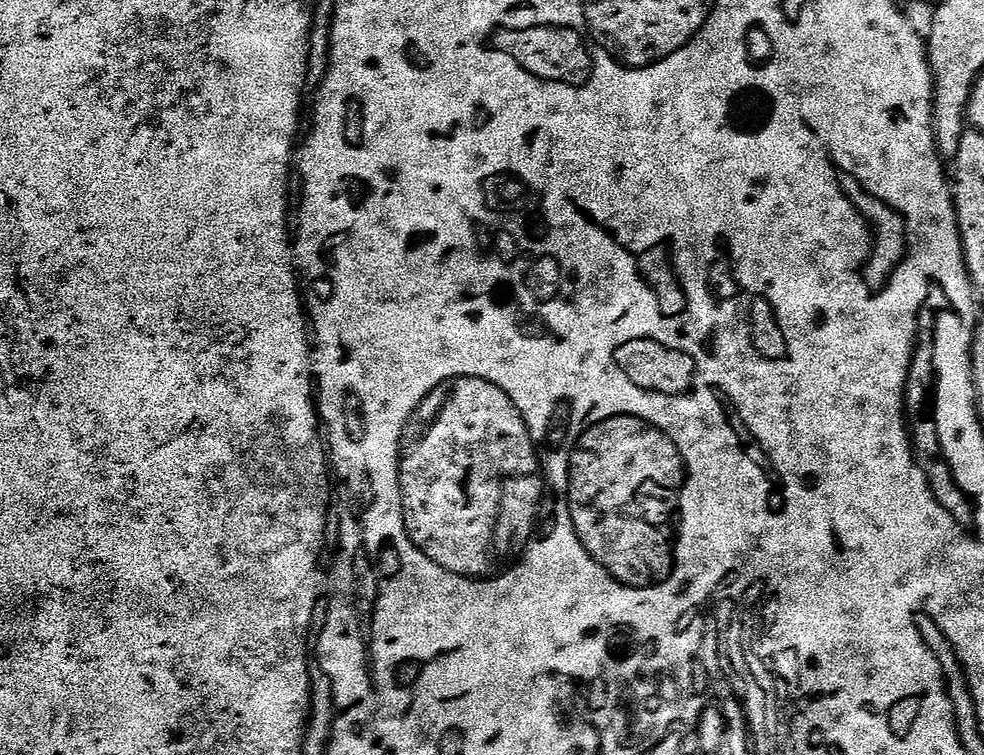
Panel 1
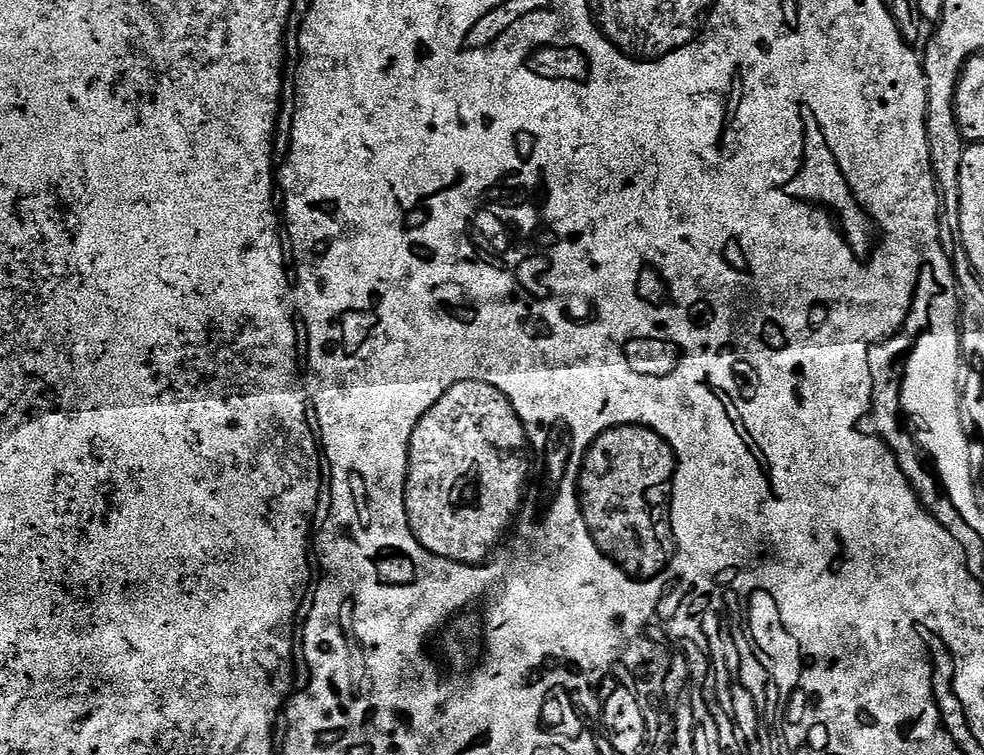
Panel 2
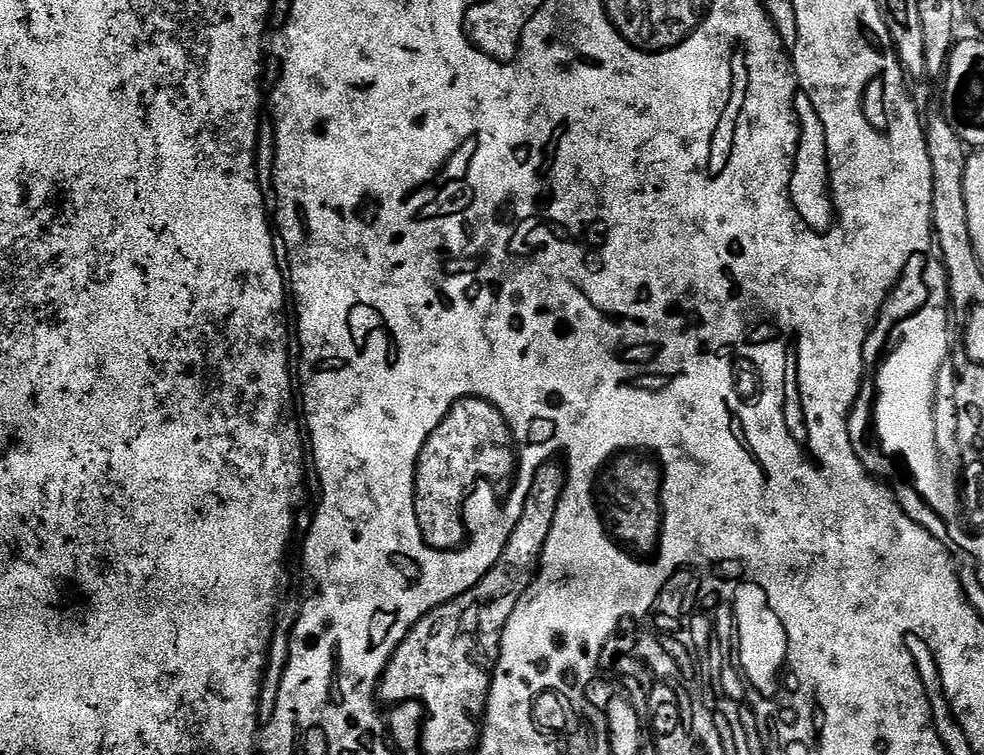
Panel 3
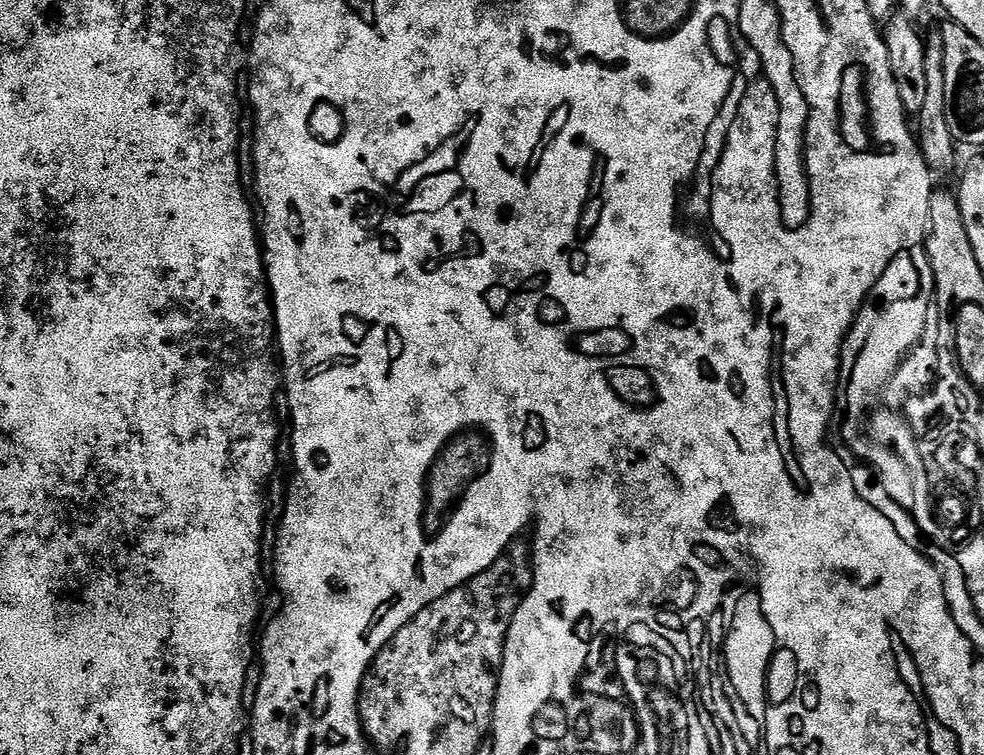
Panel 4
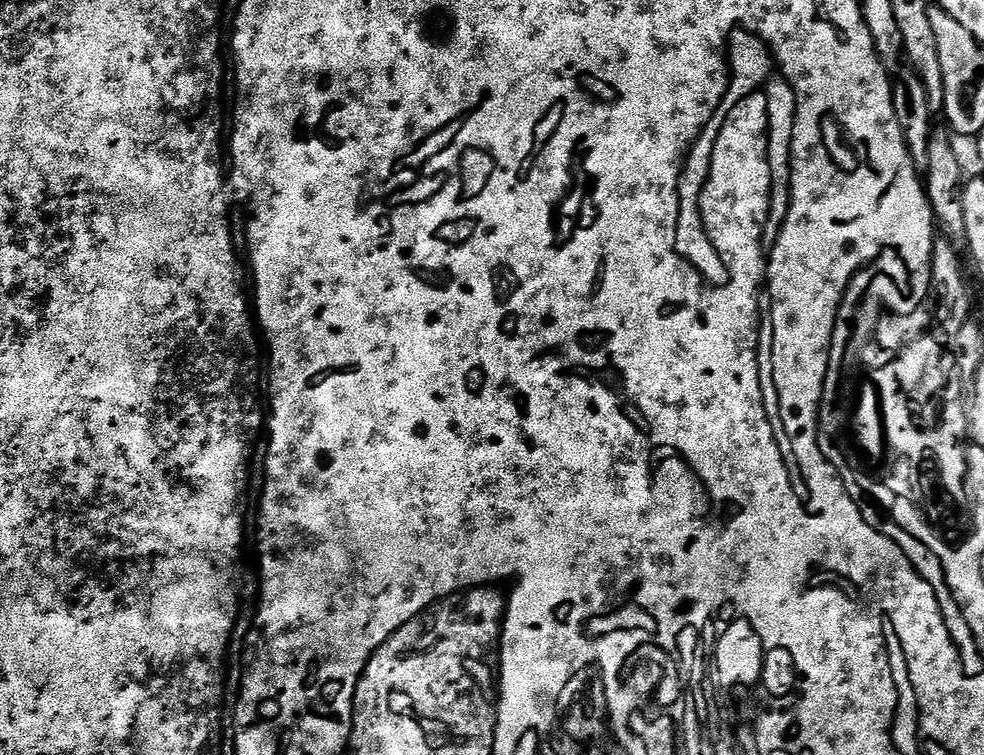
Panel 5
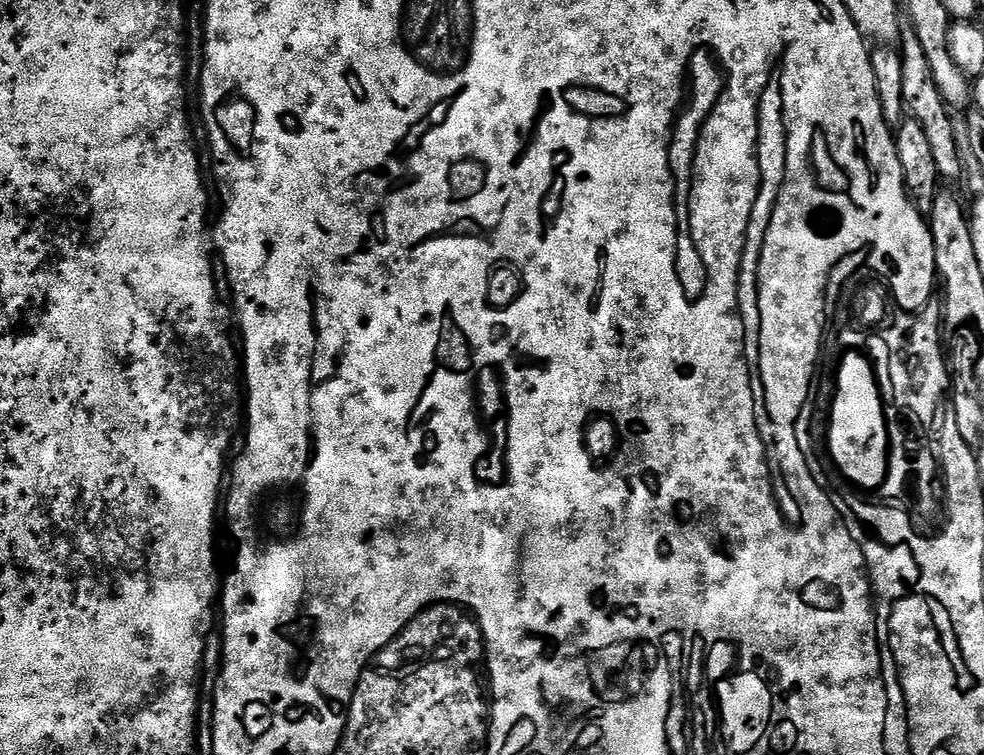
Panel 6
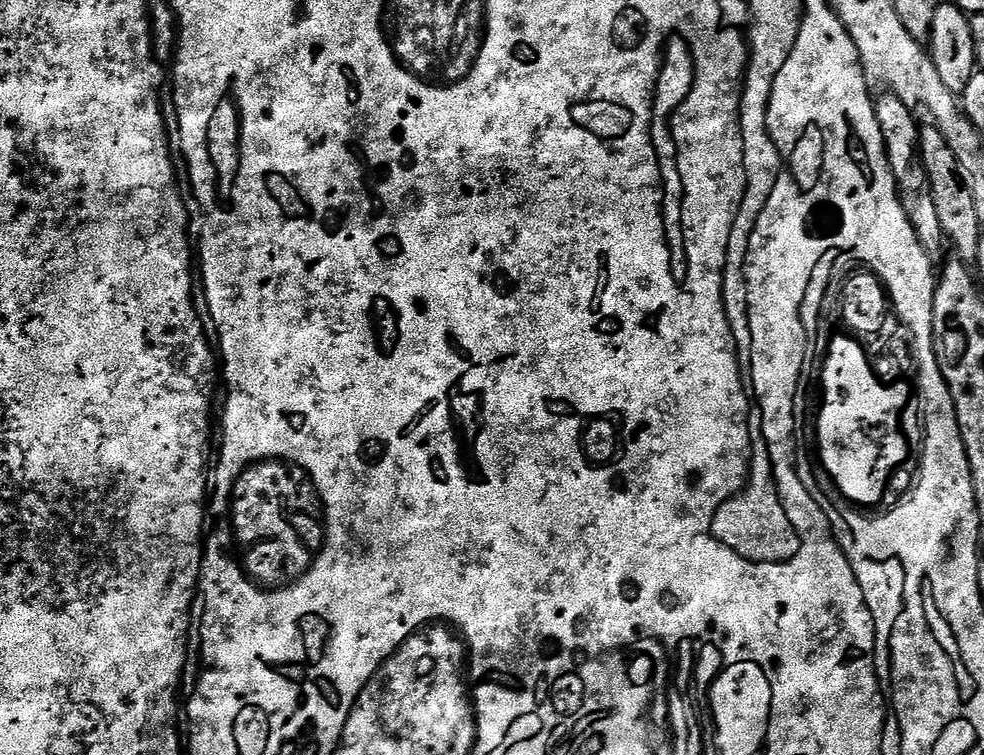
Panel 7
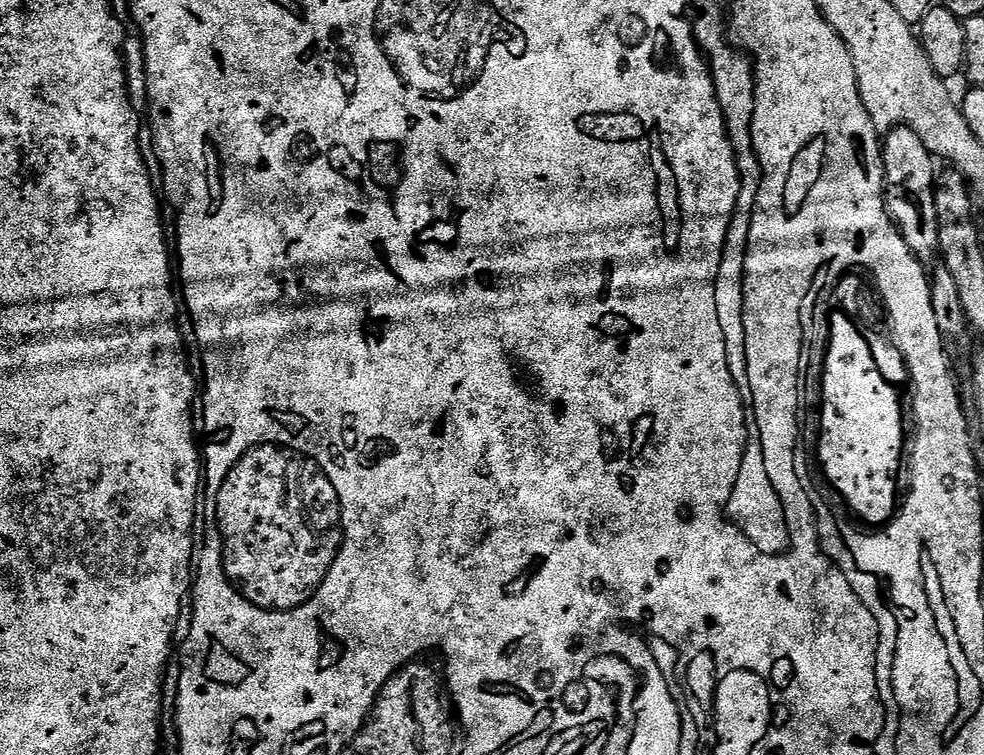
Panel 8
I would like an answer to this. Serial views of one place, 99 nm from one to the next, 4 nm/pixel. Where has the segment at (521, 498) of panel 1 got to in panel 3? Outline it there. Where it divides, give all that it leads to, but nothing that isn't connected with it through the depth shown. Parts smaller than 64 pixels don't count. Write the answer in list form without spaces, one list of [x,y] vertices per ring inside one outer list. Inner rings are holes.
[[[468,400],[468,404],[460,404],[452,416],[448,416],[448,424],[432,436],[432,444],[424,444],[416,463],[416,517],[424,541],[432,548],[444,548],[444,544],[456,544],[460,540],[460,492],[464,492],[464,484],[472,480],[472,476],[480,476],[480,472],[488,472],[488,476],[504,476],[512,468],[512,448],[508,448],[508,432],[504,432],[504,420],[488,408],[488,404],[476,404],[476,400]]]

